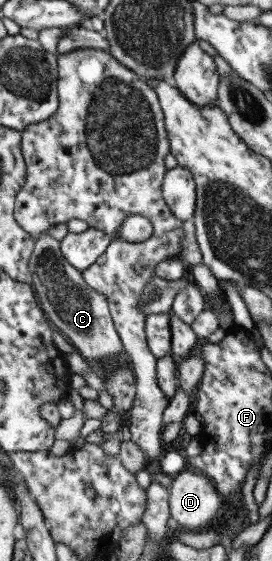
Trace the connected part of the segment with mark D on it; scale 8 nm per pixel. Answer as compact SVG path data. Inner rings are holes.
M185 467L184 471L172 476L173 482L168 488L168 512L175 519L180 529L187 531L199 531L211 525L213 515L217 513L222 499L219 499L218 491L212 484L212 481L196 472L191 467Z

